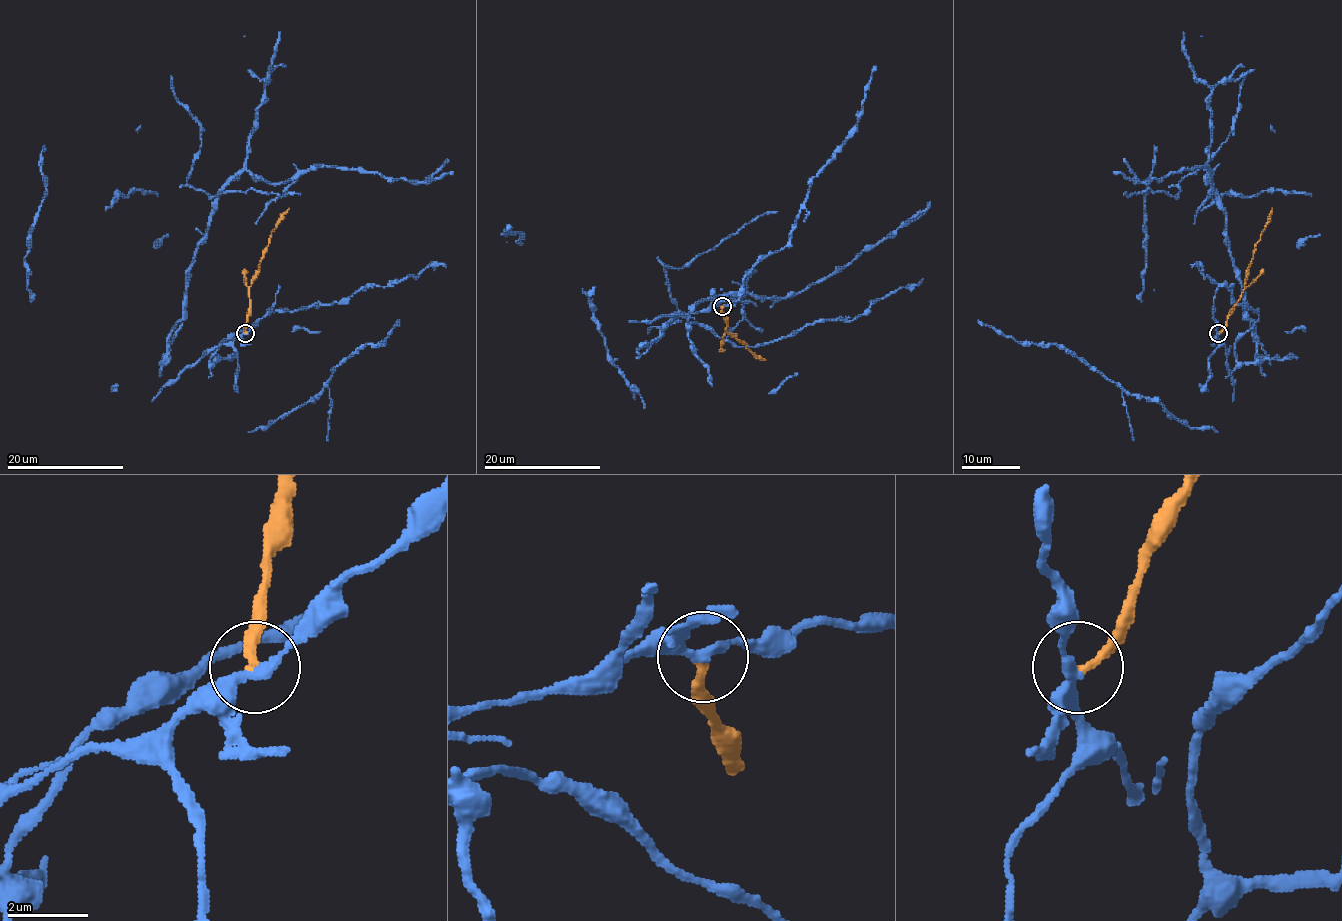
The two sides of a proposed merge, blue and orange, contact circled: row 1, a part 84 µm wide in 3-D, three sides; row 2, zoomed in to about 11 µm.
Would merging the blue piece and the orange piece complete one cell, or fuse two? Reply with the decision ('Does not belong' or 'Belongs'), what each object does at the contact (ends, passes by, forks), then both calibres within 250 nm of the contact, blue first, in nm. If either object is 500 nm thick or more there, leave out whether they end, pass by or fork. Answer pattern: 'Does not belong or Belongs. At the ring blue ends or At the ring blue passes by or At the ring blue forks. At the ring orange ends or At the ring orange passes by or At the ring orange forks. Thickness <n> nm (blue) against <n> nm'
Does not belong. At the ring blue passes by. At the ring orange ends. Thickness 240 nm (blue) against 240 nm

